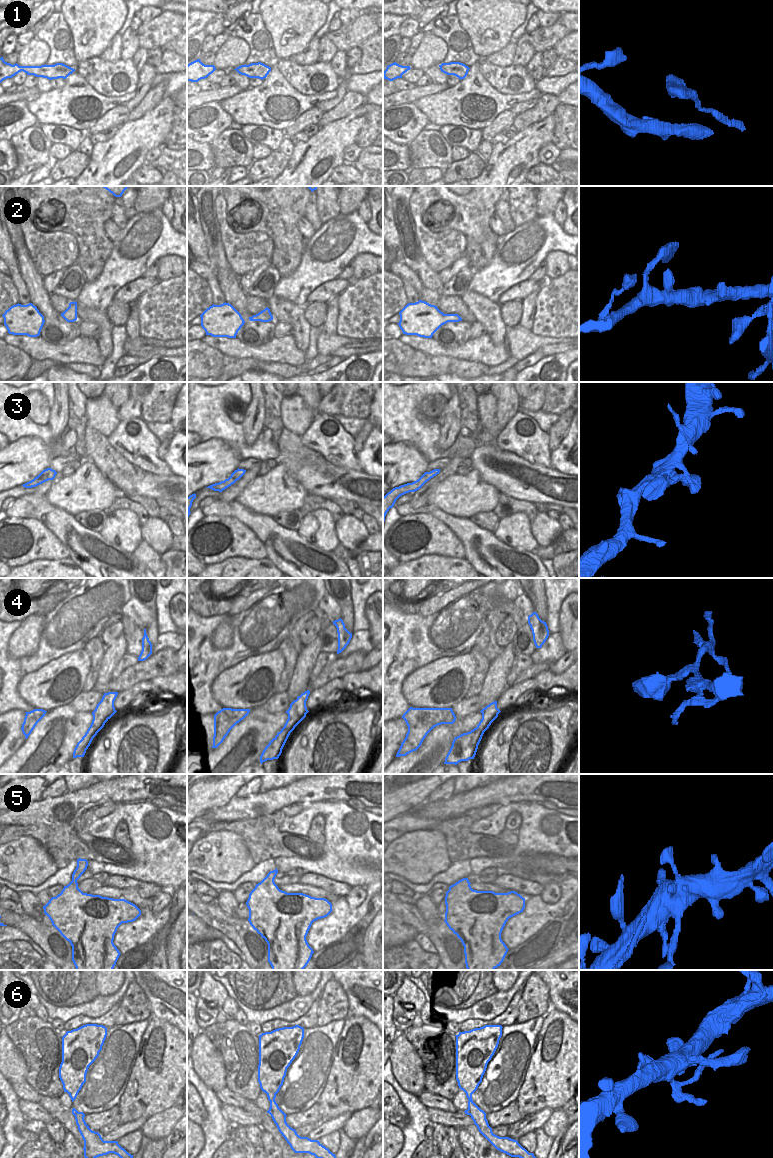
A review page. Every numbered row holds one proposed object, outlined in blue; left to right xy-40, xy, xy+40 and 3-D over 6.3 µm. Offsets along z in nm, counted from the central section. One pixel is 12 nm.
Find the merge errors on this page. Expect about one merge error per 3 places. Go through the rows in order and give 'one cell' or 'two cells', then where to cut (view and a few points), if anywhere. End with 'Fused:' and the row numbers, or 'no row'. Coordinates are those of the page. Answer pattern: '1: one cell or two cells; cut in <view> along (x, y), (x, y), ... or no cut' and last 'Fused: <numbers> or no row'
1: one cell; no cut
2: one cell; no cut
3: one cell; no cut
4: one cell; no cut
5: one cell; no cut
6: two cells; cut in xy along (274, 1099), (270, 1101)
Fused: 6

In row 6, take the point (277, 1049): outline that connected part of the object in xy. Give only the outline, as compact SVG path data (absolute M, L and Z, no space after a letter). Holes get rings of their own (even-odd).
M295 1025L259 1035L258 1082L268 1100L275 1100L283 1085L287 1068L297 1056L304 1028Z

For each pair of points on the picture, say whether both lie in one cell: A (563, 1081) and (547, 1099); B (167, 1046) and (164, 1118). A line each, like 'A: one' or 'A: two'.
A: one
B: two

